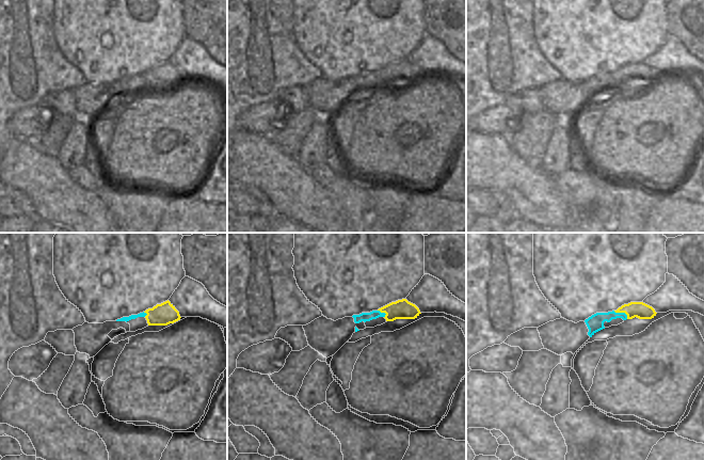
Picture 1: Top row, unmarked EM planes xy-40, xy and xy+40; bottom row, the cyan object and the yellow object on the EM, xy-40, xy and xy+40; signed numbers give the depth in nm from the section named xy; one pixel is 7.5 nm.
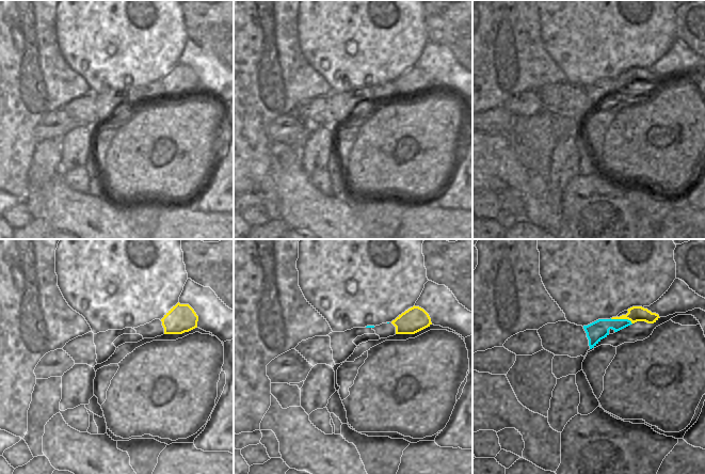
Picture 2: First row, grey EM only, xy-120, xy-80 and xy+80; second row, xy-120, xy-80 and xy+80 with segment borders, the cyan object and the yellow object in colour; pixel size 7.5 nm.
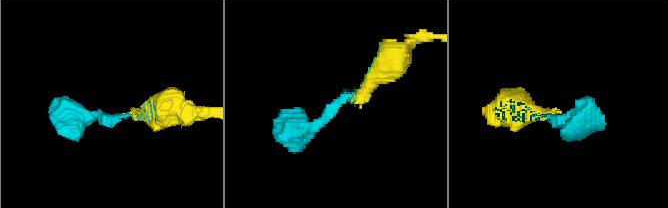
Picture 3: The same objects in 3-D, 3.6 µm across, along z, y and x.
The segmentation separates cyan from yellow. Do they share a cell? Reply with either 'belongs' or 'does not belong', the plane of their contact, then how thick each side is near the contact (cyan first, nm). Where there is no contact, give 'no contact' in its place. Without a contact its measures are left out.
does not belong; meets cyan in xy+40; 120 nm thick on the cyan side, 120 nm on the other

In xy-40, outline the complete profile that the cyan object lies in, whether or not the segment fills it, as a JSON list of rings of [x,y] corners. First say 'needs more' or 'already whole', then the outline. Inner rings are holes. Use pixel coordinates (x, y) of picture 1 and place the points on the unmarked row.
needs more; [[[140,74],[138,76],[131,76],[129,78],[123,78],[121,80],[117,80],[116,82],[126,82],[130,85],[130,93],[135,93],[138,91],[142,91],[146,88],[148,88],[147,81],[145,79],[147,75],[146,74]]]

